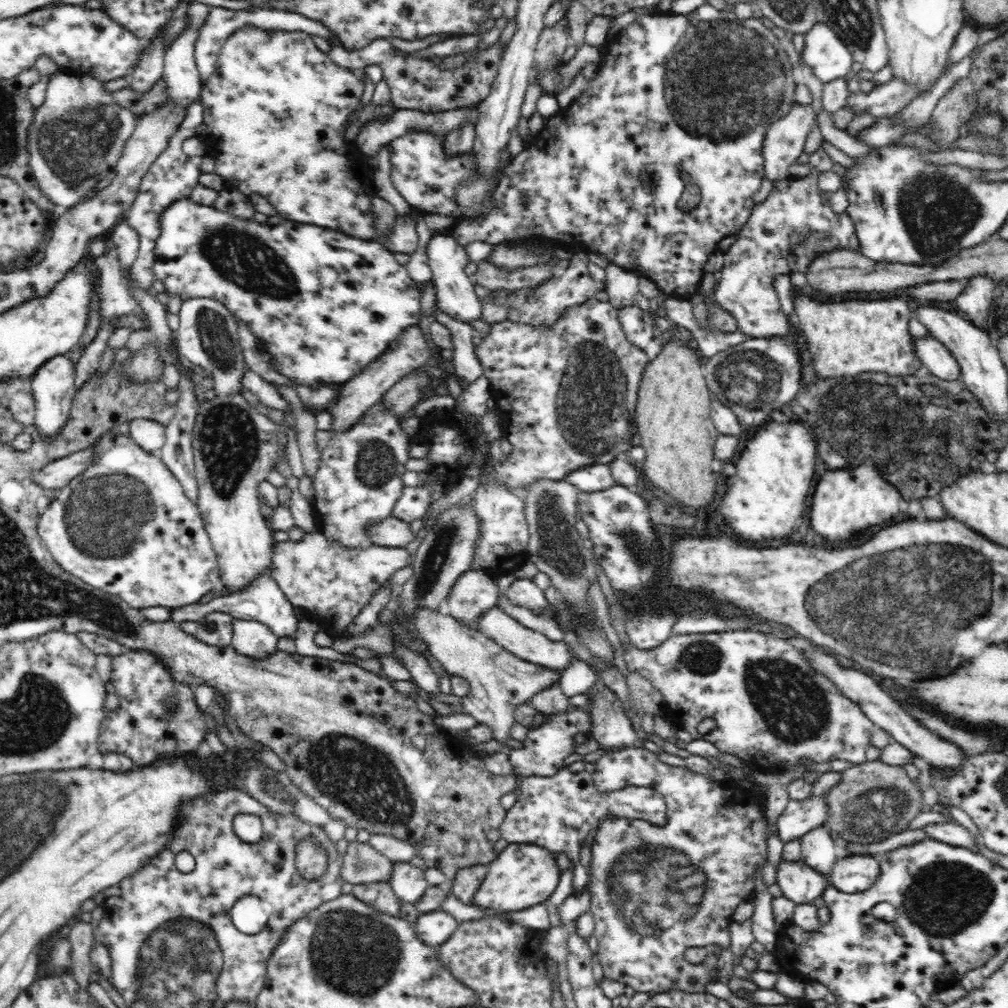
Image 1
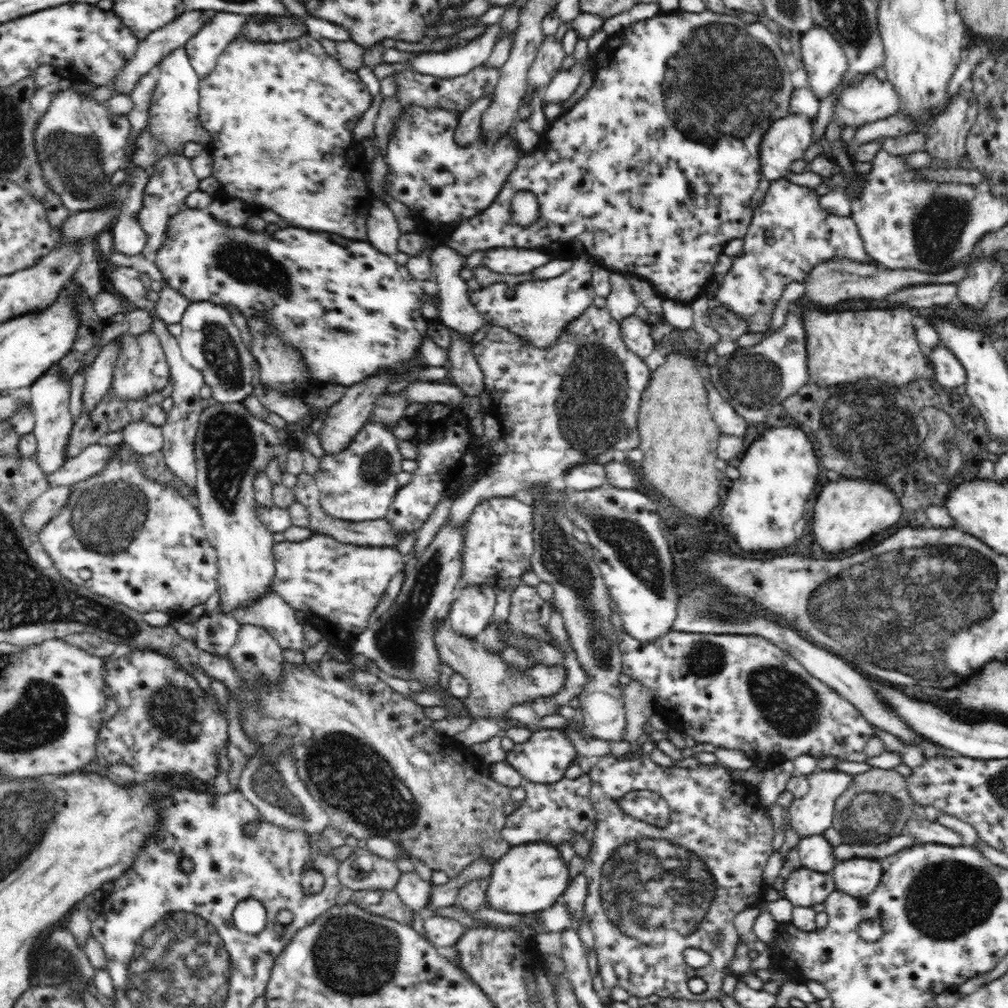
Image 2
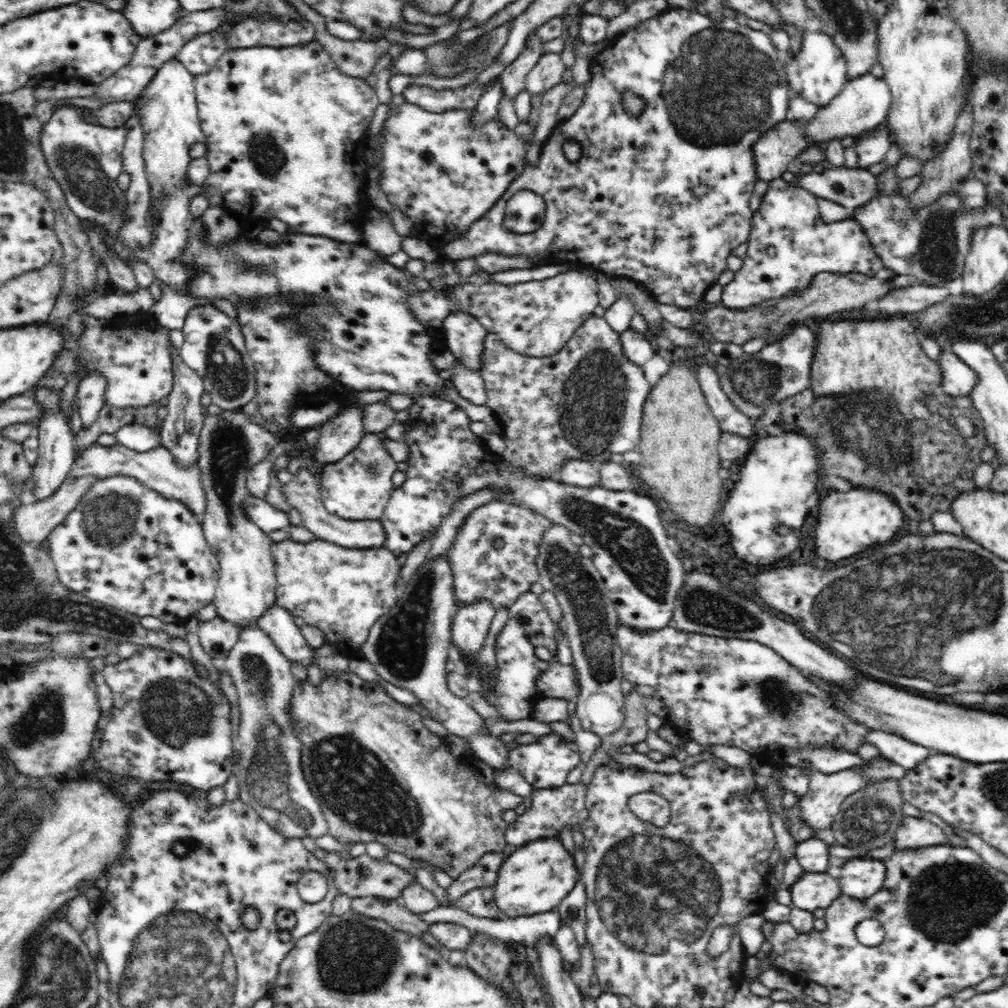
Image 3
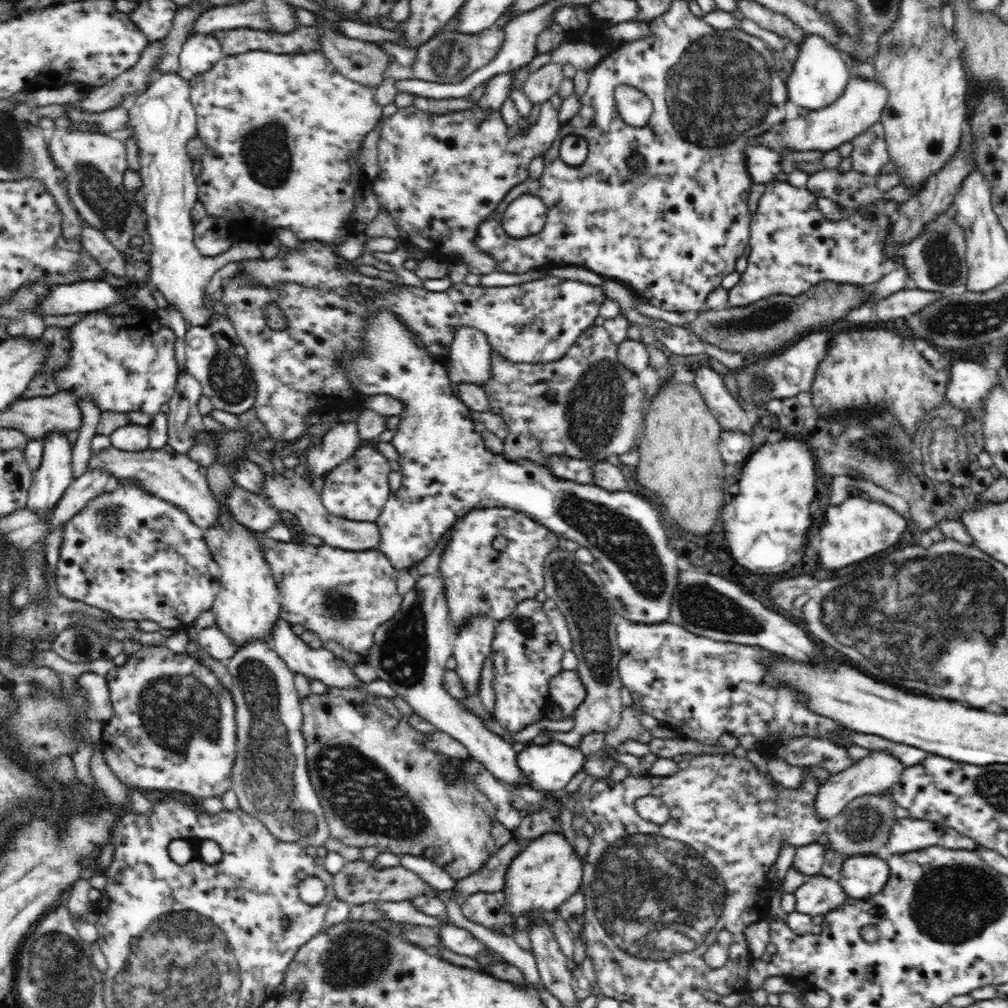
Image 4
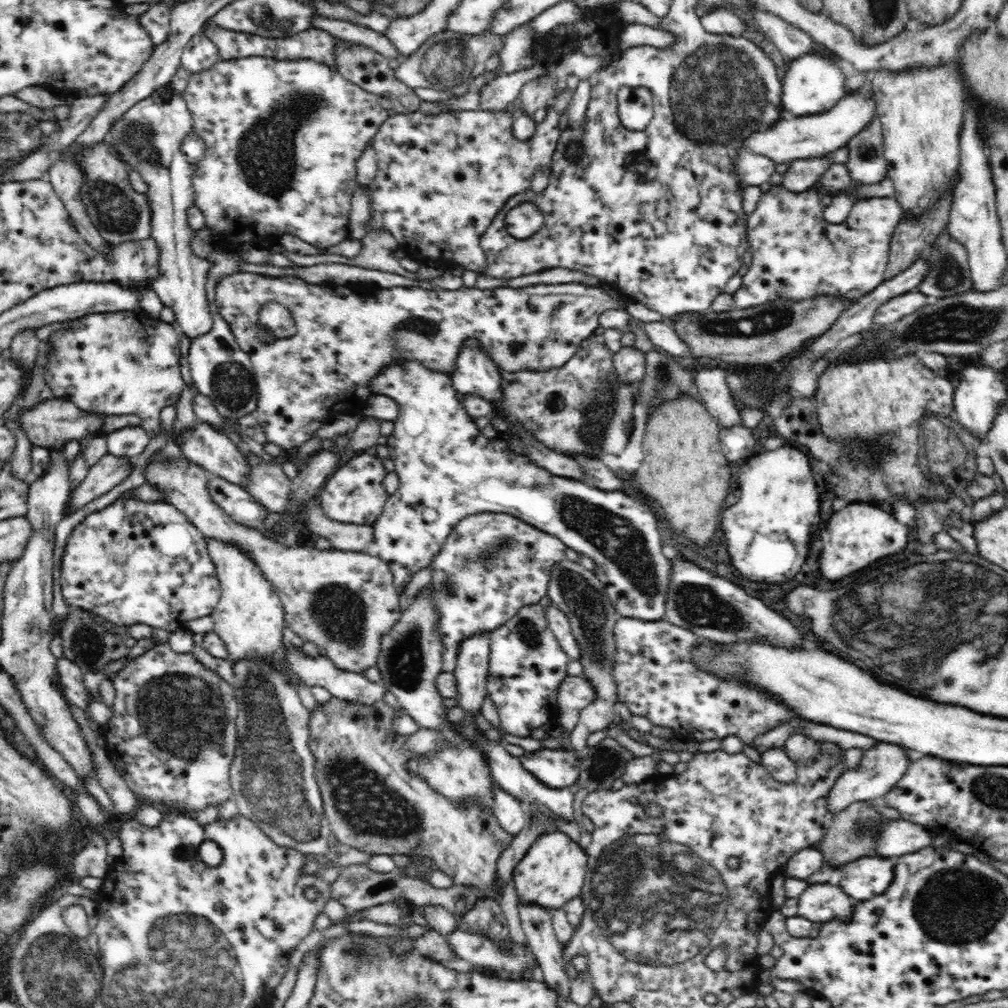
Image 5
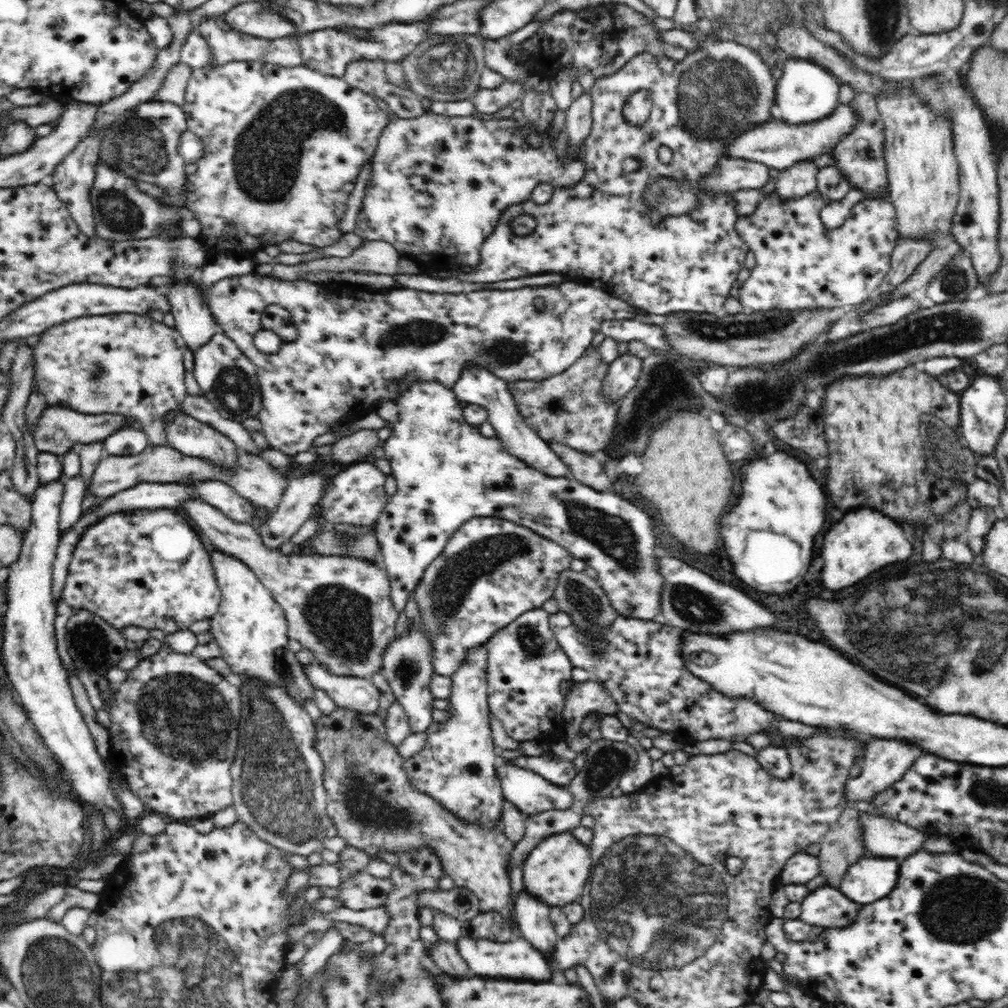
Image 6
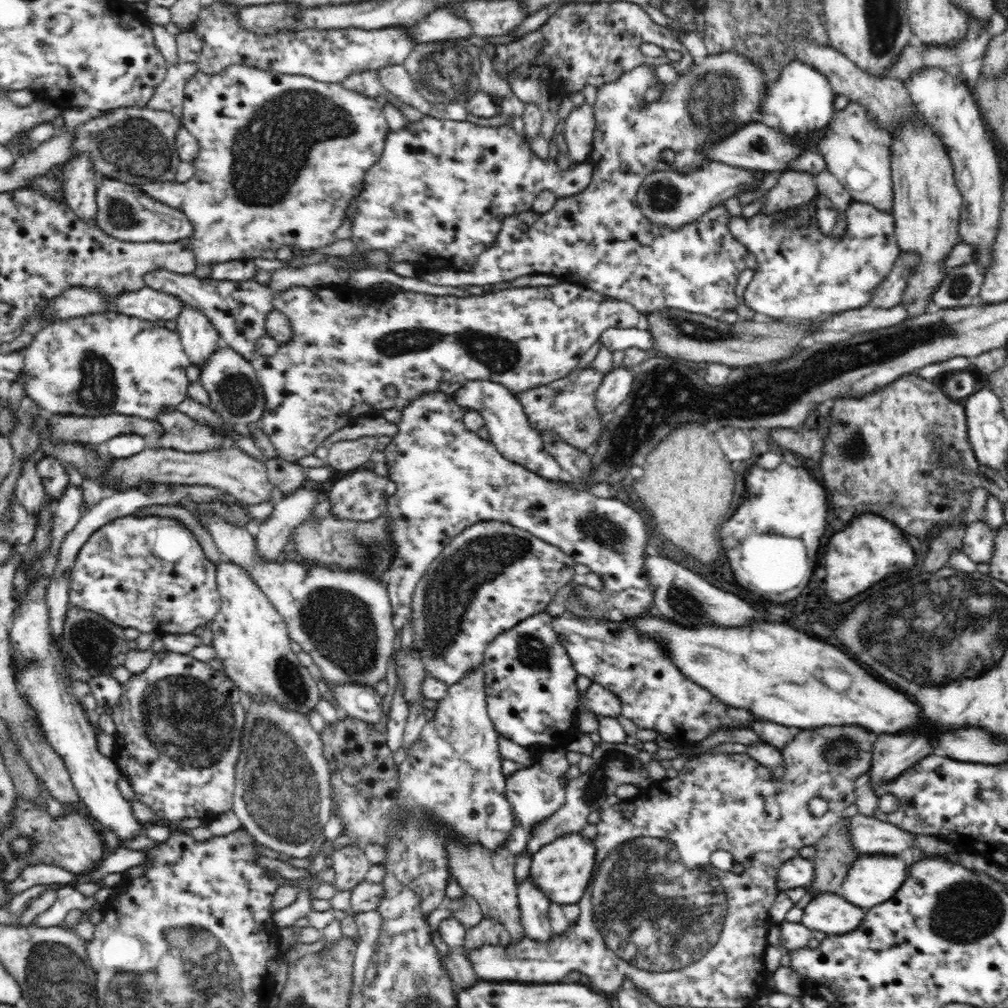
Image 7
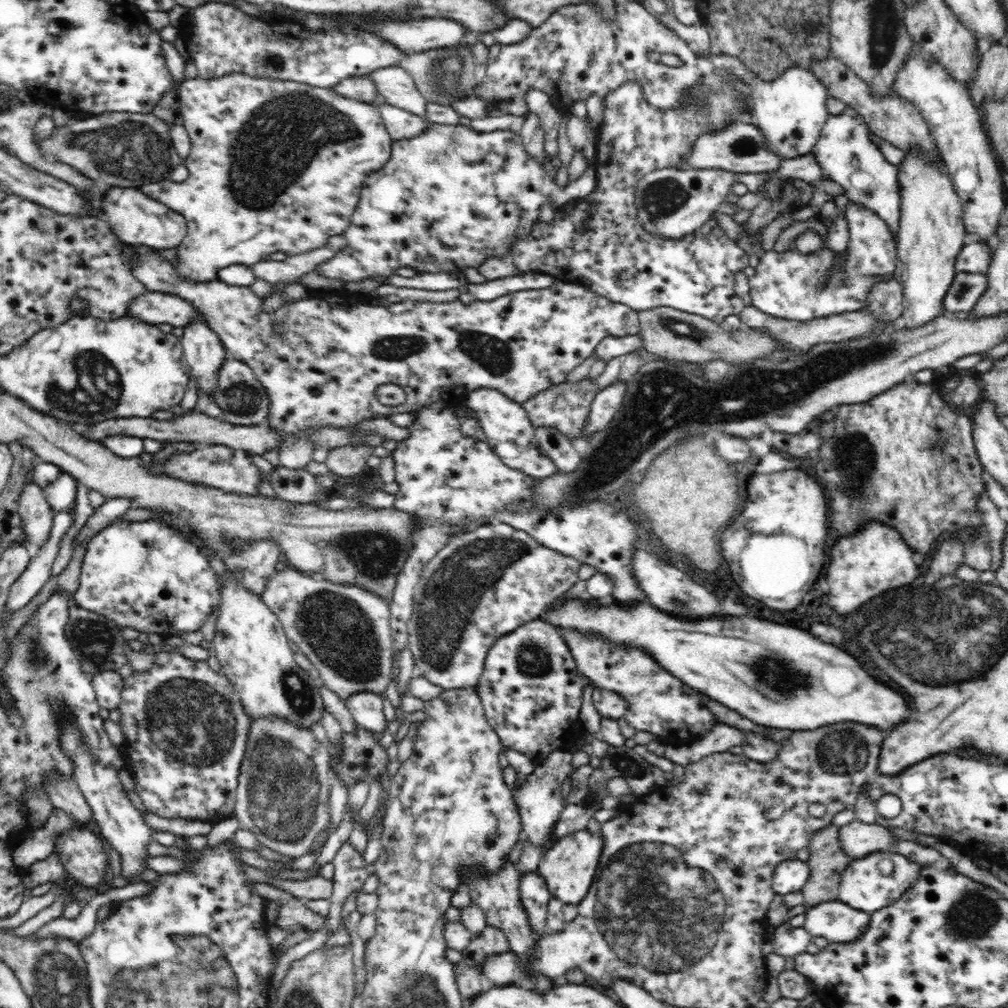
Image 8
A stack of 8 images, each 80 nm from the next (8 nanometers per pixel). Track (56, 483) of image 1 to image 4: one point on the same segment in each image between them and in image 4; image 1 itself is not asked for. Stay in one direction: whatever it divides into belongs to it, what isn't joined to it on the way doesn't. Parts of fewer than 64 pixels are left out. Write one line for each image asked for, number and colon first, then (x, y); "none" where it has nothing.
2: (93, 458)
3: (156, 469)
4: (176, 478)

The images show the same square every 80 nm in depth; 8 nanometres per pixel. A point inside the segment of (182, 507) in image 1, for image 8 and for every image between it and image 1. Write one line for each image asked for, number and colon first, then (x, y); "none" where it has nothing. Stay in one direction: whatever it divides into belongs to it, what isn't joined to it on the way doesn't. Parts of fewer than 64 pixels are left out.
2: (121, 535)
3: (125, 545)
4: (129, 553)
5: (133, 562)
6: (148, 568)
7: (150, 573)
8: (145, 575)

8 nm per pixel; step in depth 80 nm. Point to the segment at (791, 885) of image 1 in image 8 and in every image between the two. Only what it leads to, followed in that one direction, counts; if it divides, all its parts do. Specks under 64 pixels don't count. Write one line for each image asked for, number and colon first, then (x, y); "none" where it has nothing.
2: (805, 888)
3: (812, 890)
4: (818, 896)
5: (821, 902)
6: (826, 906)
7: (832, 914)
8: (834, 920)

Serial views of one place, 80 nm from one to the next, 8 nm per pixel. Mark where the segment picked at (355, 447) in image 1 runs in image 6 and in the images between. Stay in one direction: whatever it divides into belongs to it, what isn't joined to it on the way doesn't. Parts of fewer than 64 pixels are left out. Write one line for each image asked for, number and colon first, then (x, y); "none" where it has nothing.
2: (358, 484)
3: (358, 487)
4: (357, 488)
5: (354, 493)
6: (356, 495)

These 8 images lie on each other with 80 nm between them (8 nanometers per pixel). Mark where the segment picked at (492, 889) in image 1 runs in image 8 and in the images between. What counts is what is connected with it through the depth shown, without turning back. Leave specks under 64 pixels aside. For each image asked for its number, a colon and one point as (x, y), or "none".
2: (530, 878)
3: (534, 878)
4: (548, 871)
5: (553, 871)
6: (556, 871)
7: (562, 870)
8: (569, 867)

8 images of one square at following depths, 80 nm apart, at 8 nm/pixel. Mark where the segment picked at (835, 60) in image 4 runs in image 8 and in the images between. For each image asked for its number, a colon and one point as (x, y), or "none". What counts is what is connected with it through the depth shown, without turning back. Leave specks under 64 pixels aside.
5: (815, 83)
6: (806, 92)
7: (802, 100)
8: (790, 111)

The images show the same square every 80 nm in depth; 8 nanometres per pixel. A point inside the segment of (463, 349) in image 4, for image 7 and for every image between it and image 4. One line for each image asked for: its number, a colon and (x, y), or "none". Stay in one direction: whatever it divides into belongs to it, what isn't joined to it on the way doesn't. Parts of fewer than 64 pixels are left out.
5: (475, 373)
6: (477, 385)
7: (504, 418)

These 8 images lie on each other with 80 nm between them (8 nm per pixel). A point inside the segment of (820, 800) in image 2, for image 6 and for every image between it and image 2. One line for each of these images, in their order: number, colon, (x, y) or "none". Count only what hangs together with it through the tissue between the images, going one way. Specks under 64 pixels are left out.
3: (819, 807)
4: (877, 772)
5: (883, 764)
6: (885, 761)

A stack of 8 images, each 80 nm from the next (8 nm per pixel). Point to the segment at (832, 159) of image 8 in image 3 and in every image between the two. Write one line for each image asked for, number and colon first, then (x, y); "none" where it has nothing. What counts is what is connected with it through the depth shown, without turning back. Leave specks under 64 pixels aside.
3: (871, 148)
4: (870, 152)
5: (867, 165)
6: (859, 155)
7: (855, 148)

